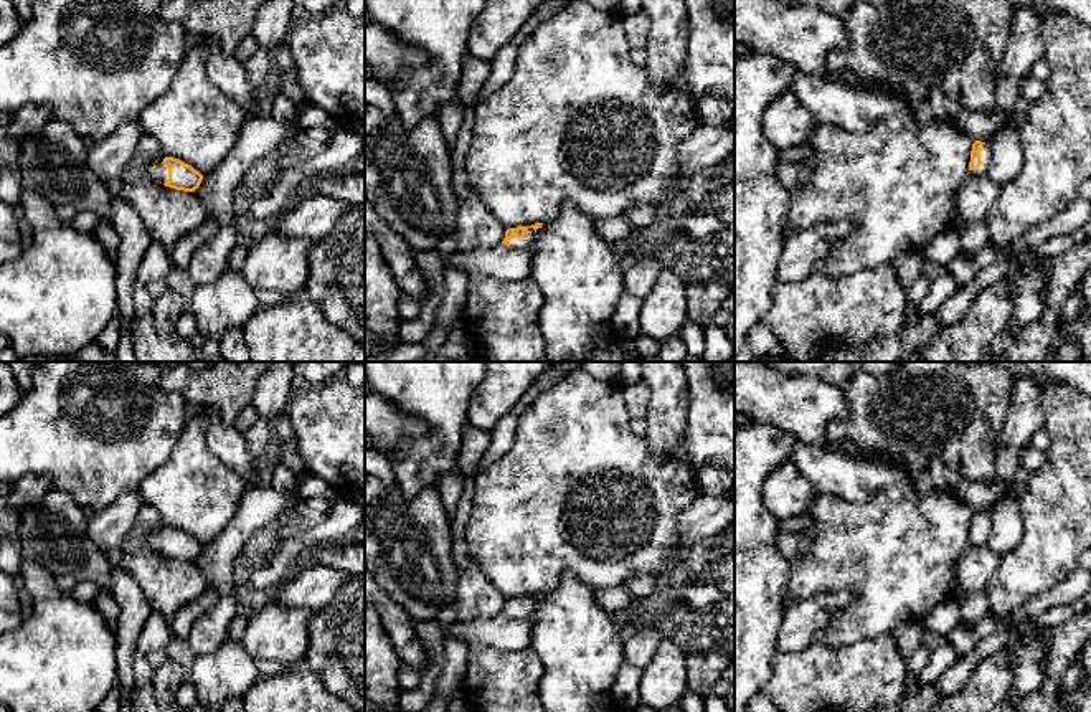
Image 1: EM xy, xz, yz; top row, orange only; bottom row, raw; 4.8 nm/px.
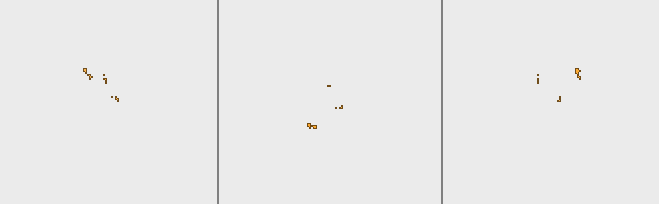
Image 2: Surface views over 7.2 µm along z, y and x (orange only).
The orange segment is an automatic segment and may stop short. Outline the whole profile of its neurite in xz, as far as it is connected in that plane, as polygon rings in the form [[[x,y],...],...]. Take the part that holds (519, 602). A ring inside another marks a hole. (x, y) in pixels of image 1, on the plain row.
[[[535,593],[531,596],[517,596],[517,598],[508,598],[505,601],[503,615],[512,616],[512,618],[528,618],[535,611],[536,600],[543,593]]]

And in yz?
[[[975,510],[971,520],[969,545],[987,545],[989,534],[990,534],[990,515]]]

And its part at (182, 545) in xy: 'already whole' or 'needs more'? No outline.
needs more

